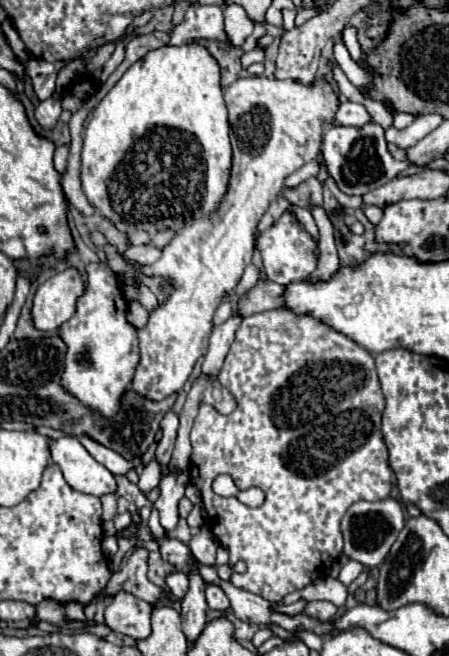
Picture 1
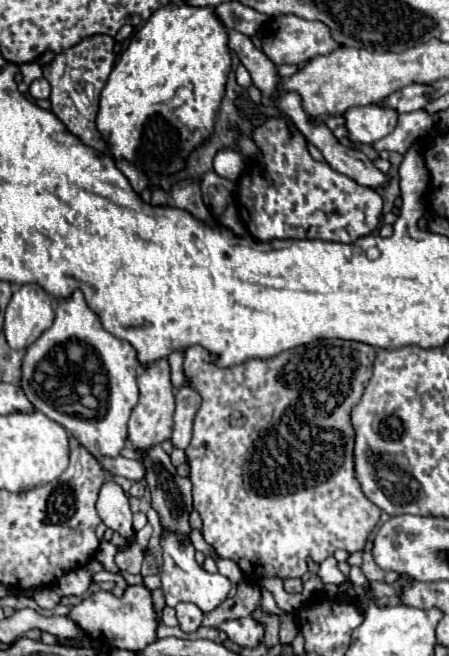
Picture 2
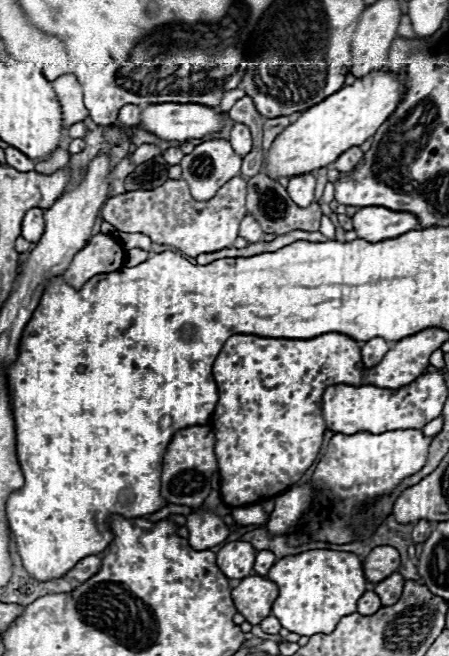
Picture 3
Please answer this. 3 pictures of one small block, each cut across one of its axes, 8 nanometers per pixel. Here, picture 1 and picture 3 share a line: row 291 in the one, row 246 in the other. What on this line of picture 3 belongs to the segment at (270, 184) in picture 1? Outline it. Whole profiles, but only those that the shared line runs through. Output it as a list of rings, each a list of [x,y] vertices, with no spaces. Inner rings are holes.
[[[240,176],[228,180],[216,192],[214,198],[204,200],[204,202],[194,200],[186,180],[178,178],[178,180],[166,180],[162,186],[154,188],[154,190],[130,190],[130,192],[112,196],[112,198],[108,198],[108,202],[102,208],[102,220],[110,222],[116,230],[146,234],[152,242],[172,246],[174,250],[182,252],[188,258],[196,258],[198,254],[208,254],[208,252],[218,252],[218,250],[224,250],[224,248],[232,248],[234,240],[238,238],[238,224],[244,216],[246,216],[246,182]]]

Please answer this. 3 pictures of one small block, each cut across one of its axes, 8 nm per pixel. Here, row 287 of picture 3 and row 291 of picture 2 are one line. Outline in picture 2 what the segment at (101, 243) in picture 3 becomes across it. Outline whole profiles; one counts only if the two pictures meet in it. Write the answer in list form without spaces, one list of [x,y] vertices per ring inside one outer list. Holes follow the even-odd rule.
[[[74,290],[68,298],[58,298],[58,308],[56,308],[56,320],[54,320],[54,324],[52,324],[28,350],[26,350],[24,364],[22,364],[22,390],[24,390],[24,394],[28,396],[28,400],[34,404],[36,410],[44,412],[50,420],[62,424],[68,432],[72,432],[72,434],[76,436],[76,440],[78,440],[92,456],[118,456],[120,450],[122,450],[124,444],[126,444],[126,438],[128,438],[126,424],[128,424],[130,412],[132,412],[132,408],[134,408],[136,402],[138,402],[138,384],[136,384],[138,366],[140,366],[140,362],[138,362],[136,350],[130,346],[130,342],[120,340],[120,338],[112,336],[110,332],[106,332],[106,330],[102,328],[102,322],[100,322],[100,318],[98,318],[98,314],[96,314],[94,310],[88,308],[82,290]]]

